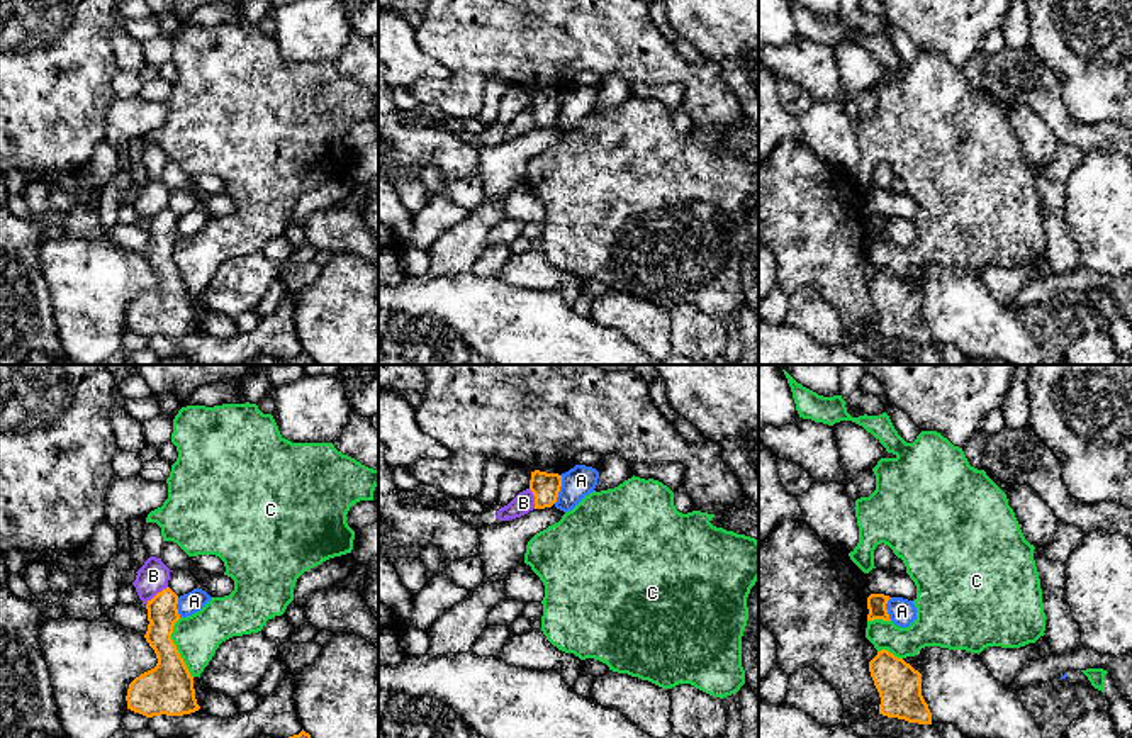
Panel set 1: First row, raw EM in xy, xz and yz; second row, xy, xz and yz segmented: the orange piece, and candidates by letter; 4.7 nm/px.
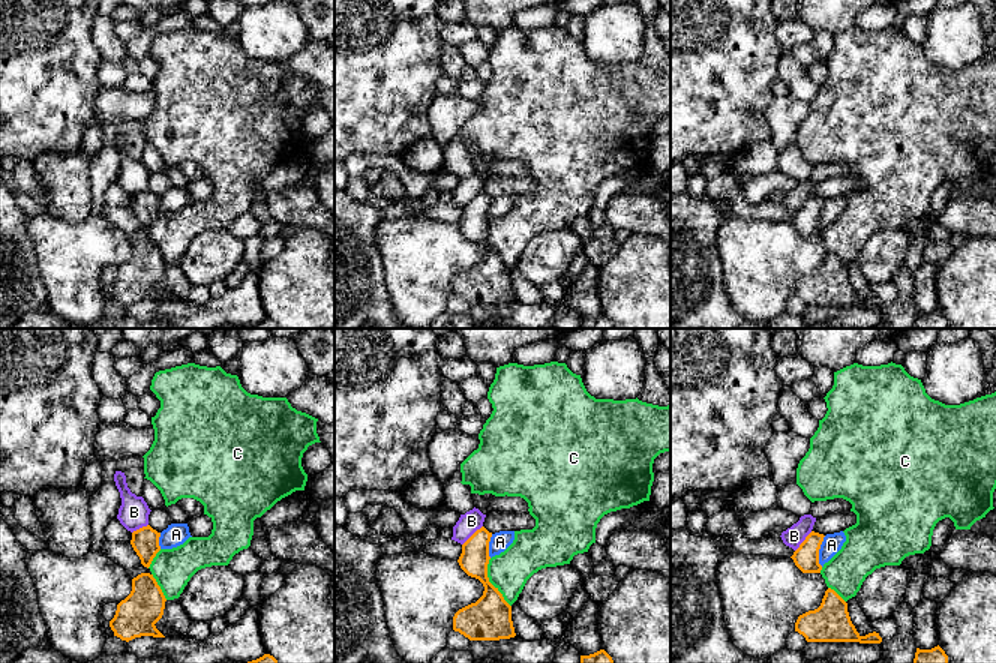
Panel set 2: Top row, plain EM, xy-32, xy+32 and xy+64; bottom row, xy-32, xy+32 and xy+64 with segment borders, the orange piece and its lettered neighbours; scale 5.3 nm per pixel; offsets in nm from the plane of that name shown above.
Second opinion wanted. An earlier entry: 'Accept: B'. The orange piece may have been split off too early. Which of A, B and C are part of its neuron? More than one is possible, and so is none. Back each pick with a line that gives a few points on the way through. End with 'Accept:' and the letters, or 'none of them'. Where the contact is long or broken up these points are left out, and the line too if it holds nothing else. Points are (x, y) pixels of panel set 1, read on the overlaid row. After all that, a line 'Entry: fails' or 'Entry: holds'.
Accept: none of them
Entry: fails

